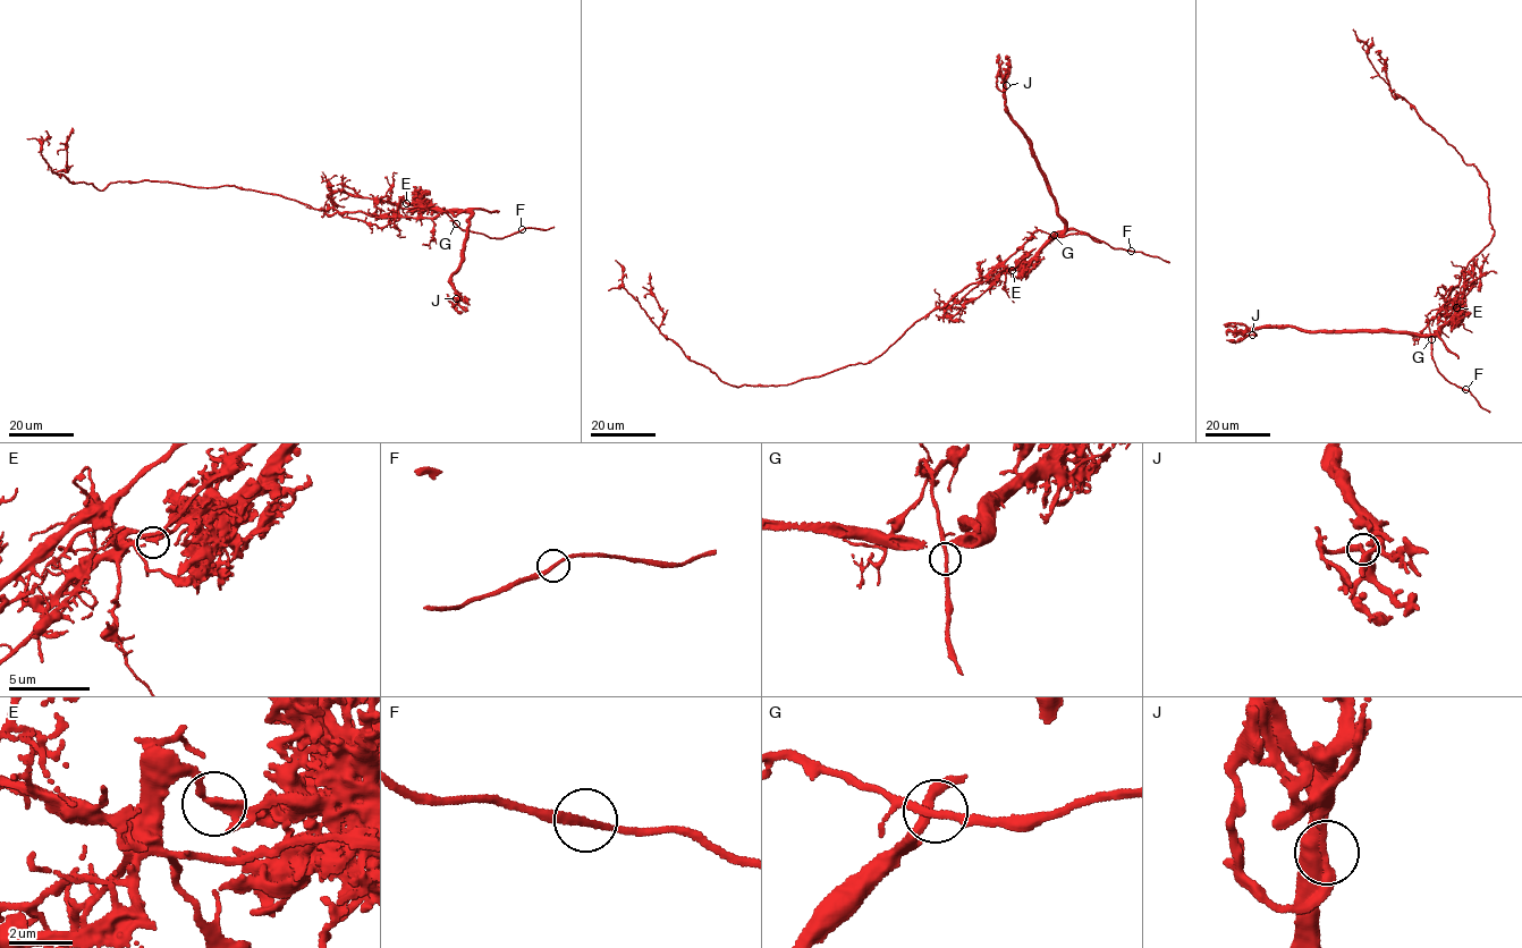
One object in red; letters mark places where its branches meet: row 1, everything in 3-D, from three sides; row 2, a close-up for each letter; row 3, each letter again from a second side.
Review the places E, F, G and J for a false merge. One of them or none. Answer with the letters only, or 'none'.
E

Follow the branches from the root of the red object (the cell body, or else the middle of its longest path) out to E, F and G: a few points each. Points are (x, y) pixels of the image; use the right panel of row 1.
E: (1462, 274), (1442, 307), (1449, 309), (1454, 302), (1456, 307)
F: (1462, 274), (1443, 311), (1432, 320), (1426, 320), (1437, 370), (1448, 382), (1465, 389)
G: (1462, 274), (1443, 311), (1432, 320), (1426, 320), (1431, 339)

